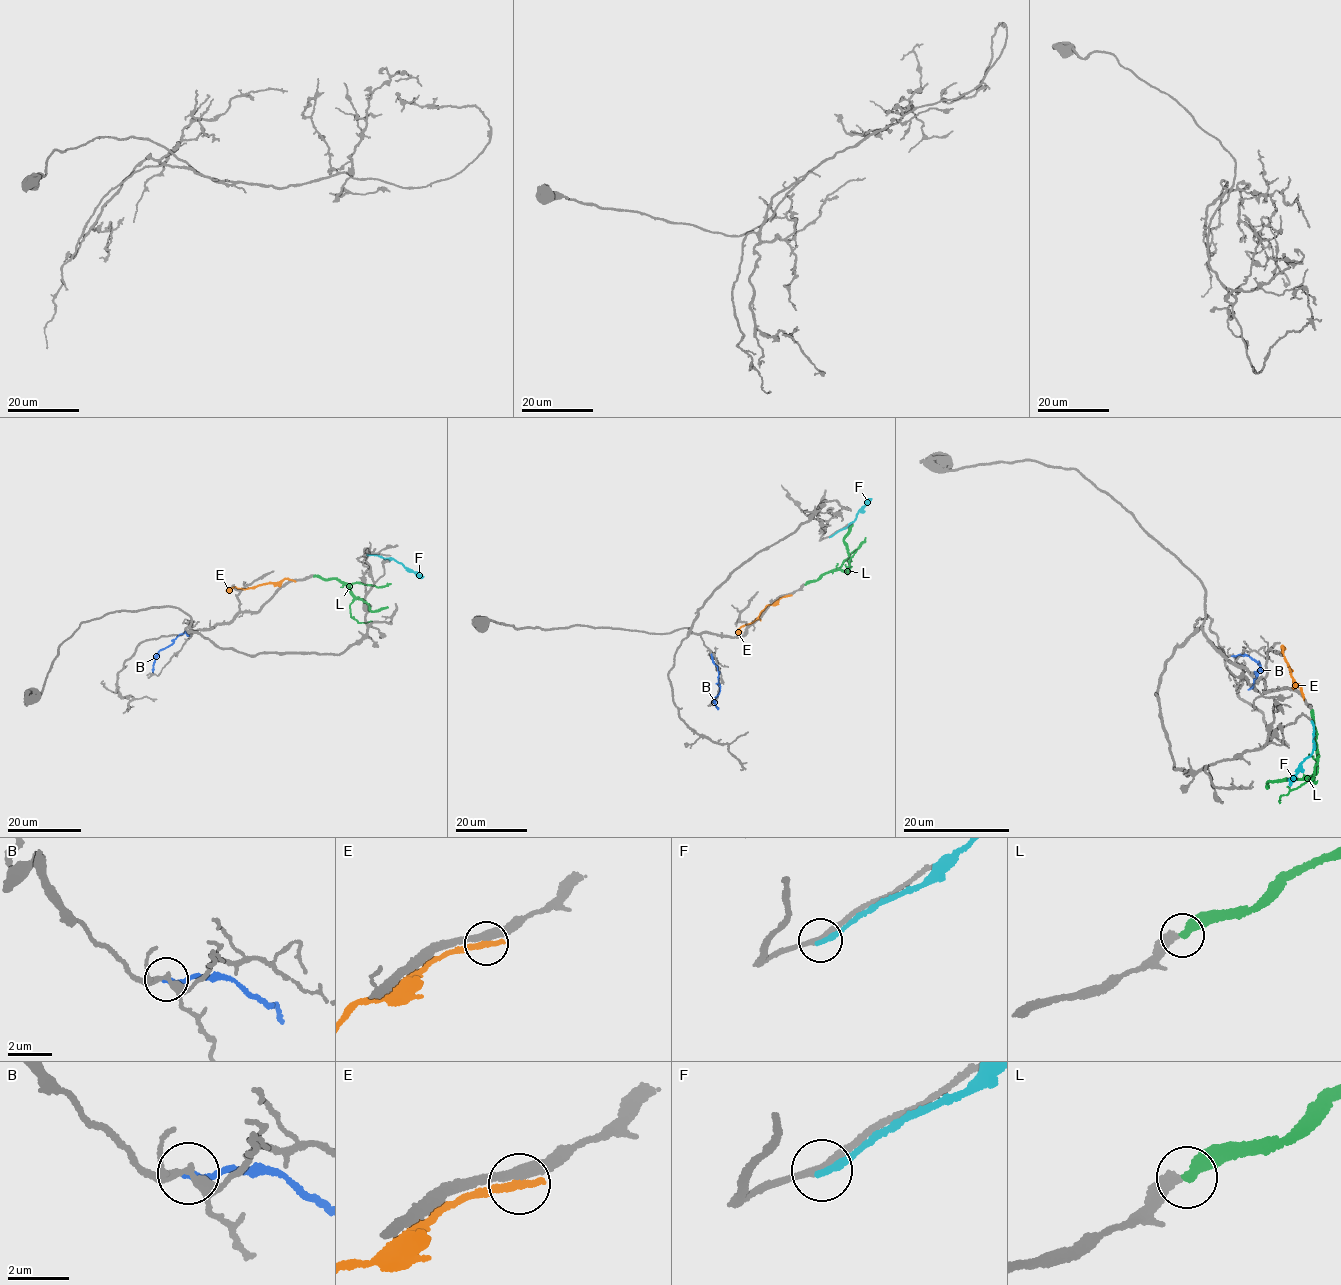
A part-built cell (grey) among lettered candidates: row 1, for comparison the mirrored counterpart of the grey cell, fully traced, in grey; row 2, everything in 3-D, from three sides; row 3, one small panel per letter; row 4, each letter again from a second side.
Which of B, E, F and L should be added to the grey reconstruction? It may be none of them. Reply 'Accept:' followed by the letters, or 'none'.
Accept: L

